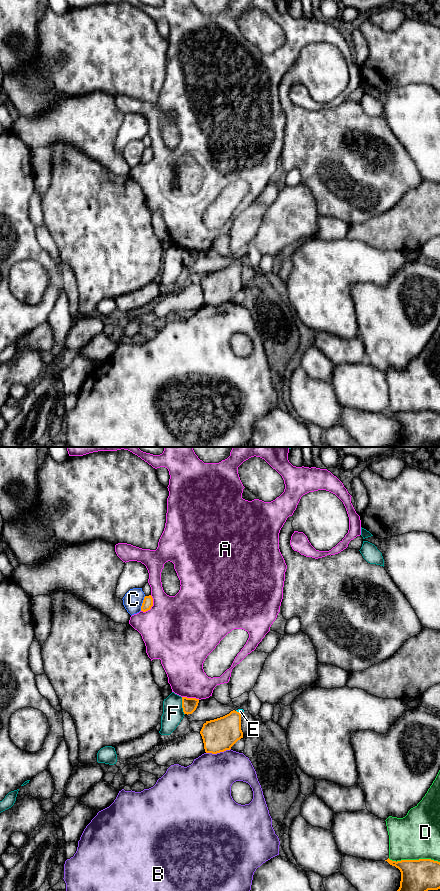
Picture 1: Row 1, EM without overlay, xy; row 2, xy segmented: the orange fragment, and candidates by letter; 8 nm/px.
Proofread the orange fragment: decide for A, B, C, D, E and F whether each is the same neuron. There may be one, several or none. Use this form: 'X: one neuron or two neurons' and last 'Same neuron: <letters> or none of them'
A: two neurons
B: two neurons
C: two neurons
D: two neurons
E: one neuron
F: two neurons
Same neuron: E

